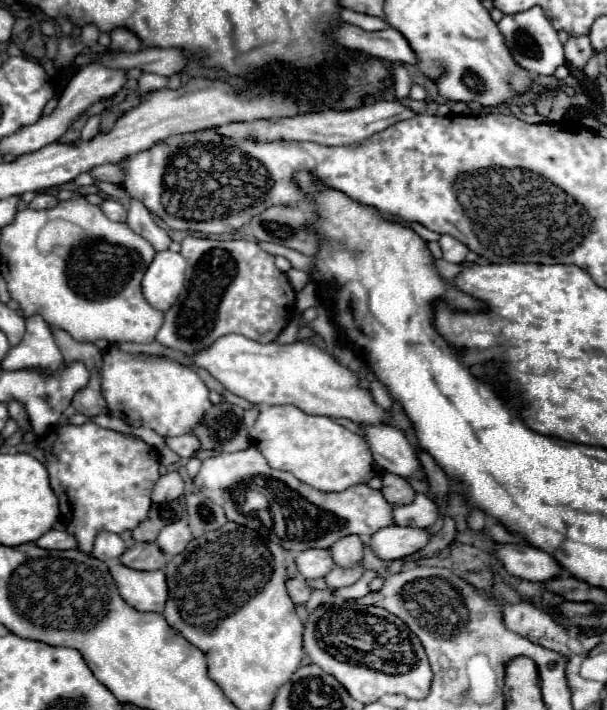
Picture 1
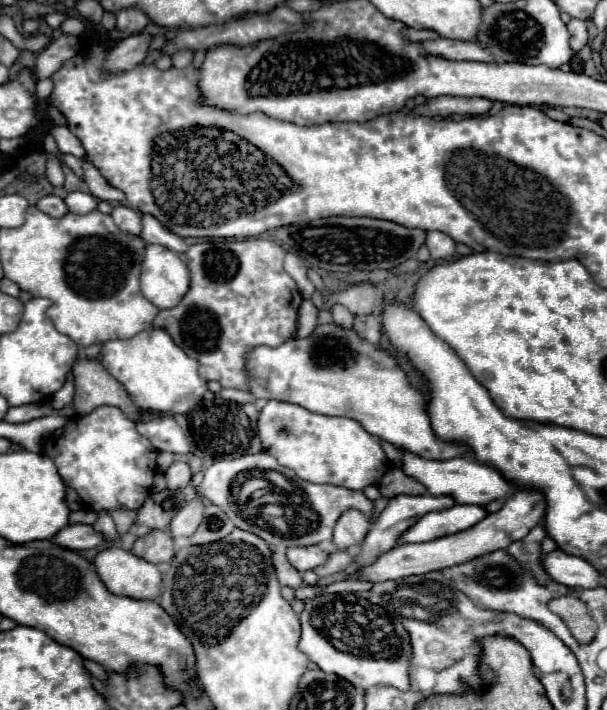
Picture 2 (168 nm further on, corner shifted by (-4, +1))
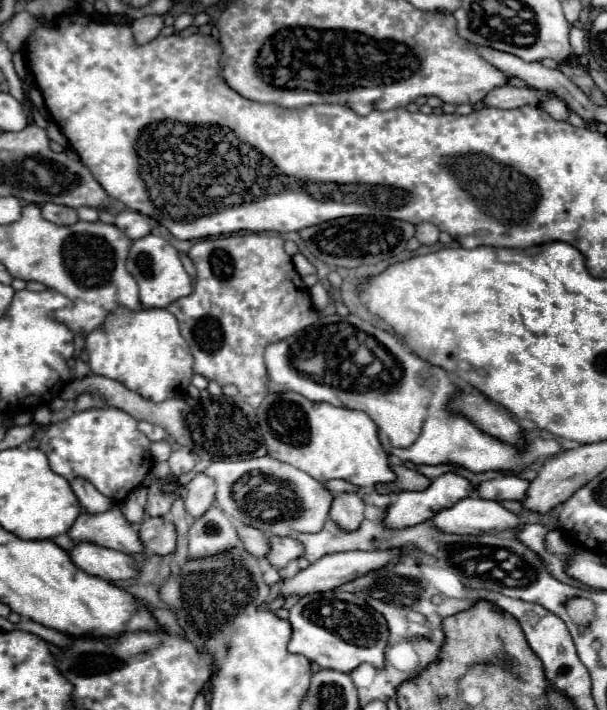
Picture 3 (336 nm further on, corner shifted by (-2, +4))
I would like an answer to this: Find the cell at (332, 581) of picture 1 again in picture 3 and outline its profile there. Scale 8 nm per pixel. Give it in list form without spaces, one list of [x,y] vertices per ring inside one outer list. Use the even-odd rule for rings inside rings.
[[[455,473],[441,475],[425,491],[401,491],[395,497],[395,501],[387,507],[383,525],[387,529],[405,529],[405,527],[419,525],[419,523],[431,519],[437,511],[451,507],[459,499],[465,499],[465,497],[471,497],[471,495],[475,495],[475,487],[473,487],[473,483],[469,483],[469,479],[465,479],[463,475],[455,475]]]

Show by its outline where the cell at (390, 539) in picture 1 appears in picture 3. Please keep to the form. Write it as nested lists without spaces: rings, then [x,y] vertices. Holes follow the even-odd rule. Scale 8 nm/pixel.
[[[465,497],[453,507],[441,509],[429,519],[429,523],[443,533],[455,535],[481,535],[505,529],[513,531],[521,525],[519,517],[501,507],[497,501],[479,497]]]

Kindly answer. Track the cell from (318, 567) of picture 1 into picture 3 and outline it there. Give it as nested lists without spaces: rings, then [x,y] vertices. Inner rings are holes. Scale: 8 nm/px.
[[[271,537],[271,551],[269,551],[269,563],[277,569],[285,567],[289,561],[299,559],[305,555],[305,547],[301,541],[293,537]]]

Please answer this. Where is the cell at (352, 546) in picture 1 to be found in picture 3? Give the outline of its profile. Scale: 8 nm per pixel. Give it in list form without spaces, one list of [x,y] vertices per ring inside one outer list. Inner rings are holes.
[[[339,493],[335,495],[329,517],[337,523],[337,527],[351,533],[357,531],[361,521],[365,519],[363,511],[365,511],[365,503],[357,493]]]

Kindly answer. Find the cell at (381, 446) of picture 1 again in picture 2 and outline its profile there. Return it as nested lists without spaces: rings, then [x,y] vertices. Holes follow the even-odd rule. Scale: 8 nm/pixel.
[[[403,452],[403,472],[409,474],[411,478],[419,480],[429,494],[433,496],[453,496],[457,500],[457,504],[479,504],[479,506],[487,506],[493,500],[499,498],[507,498],[511,494],[511,482],[505,480],[503,474],[499,474],[497,470],[479,464],[471,458],[451,458],[447,462],[435,462],[435,460],[425,460],[419,458],[411,452]]]

